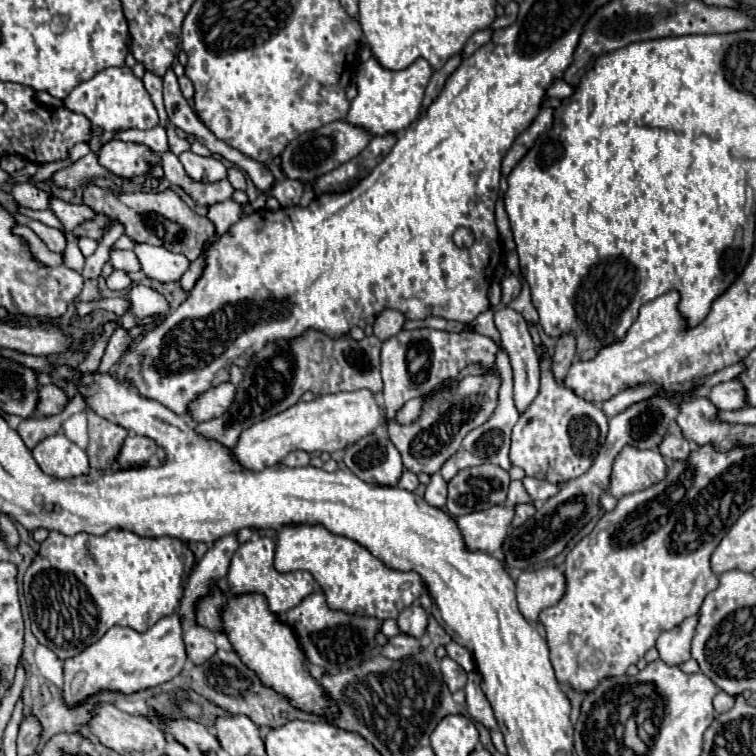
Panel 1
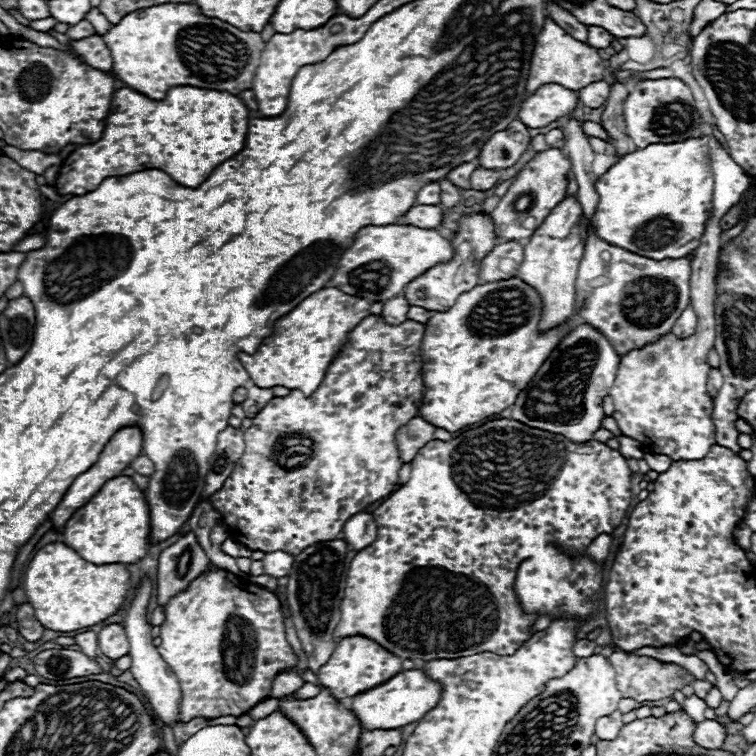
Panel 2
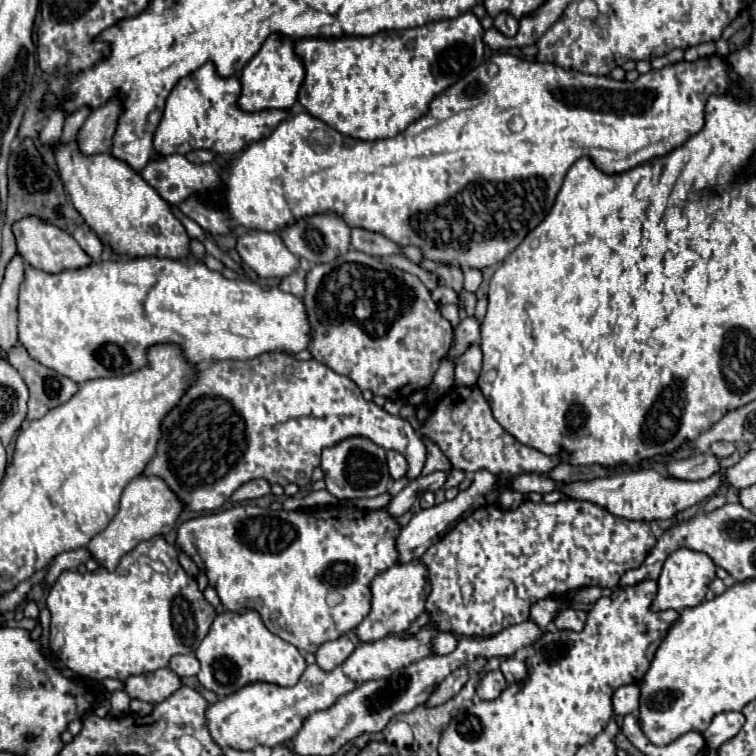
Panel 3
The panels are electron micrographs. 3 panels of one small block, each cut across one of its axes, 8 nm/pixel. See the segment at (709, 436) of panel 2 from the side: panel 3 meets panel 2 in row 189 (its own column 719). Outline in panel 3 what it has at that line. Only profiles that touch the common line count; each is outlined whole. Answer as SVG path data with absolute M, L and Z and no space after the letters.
M722 712L710 722L708 730L704 732L706 744L710 748L718 750L724 742L732 740L740 732L742 726L744 726L744 714L742 712Z

